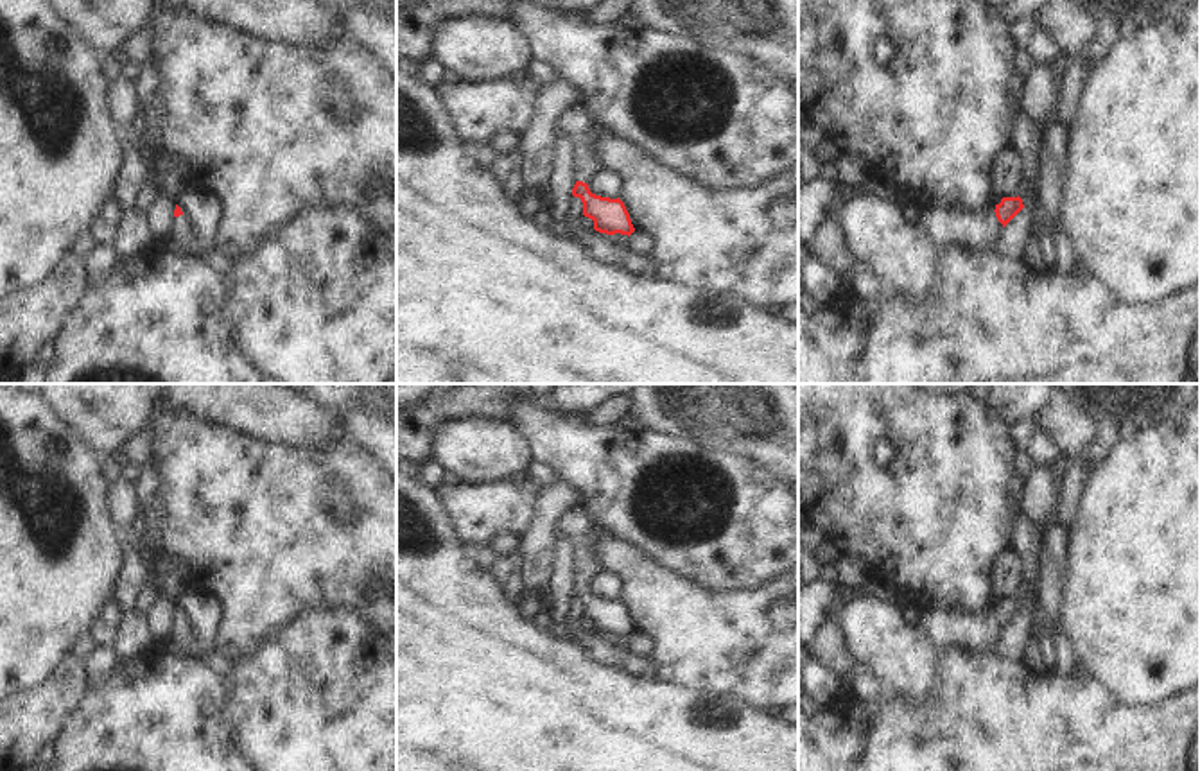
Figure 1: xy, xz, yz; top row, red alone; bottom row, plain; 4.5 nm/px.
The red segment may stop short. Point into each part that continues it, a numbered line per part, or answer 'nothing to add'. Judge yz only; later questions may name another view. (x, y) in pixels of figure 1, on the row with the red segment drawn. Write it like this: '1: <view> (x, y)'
1: yz (980, 230)

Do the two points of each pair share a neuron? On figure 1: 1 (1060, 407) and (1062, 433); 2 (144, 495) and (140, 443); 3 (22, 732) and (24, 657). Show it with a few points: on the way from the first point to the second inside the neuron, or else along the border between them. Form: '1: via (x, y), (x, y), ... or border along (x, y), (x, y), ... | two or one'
1: via (1062, 413), (1062, 427) | one
2: via (144, 483), (140, 456) | one
3: border along (58, 671), (43, 685), (18, 694) | two

